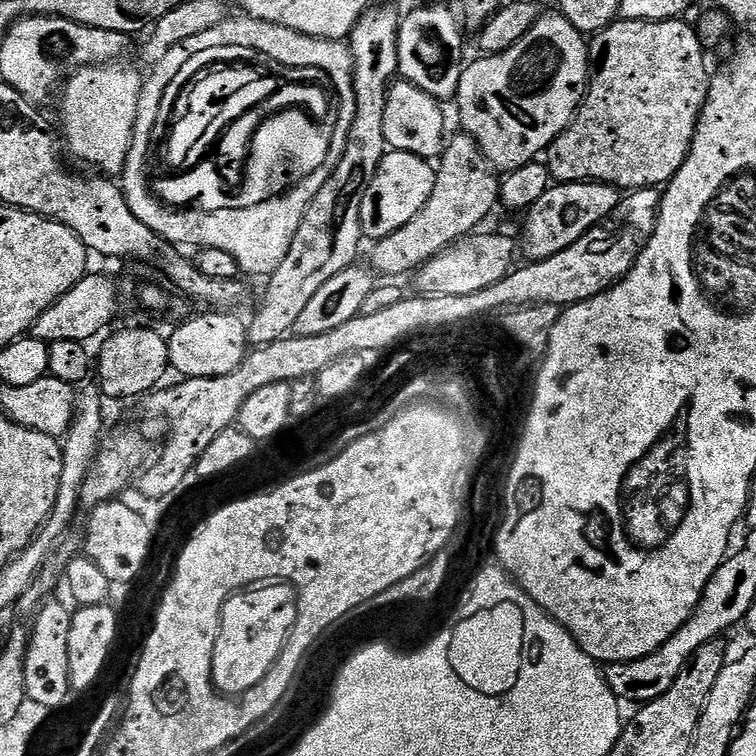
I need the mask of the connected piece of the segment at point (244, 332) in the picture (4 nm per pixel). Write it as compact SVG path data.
M208 310L205 316L196 316L173 330L168 341L168 362L173 373L181 372L181 377L218 378L222 374L230 374L230 370L238 370L250 351L248 329L245 321L231 316L228 310Z

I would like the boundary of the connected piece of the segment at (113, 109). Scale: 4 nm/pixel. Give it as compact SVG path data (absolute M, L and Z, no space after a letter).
M109 62L73 71L63 85L64 97L60 100L60 116L64 119L62 140L71 159L73 156L84 164L93 164L96 167L93 169L104 174L124 171L134 122L138 118L138 98L144 86L141 73L122 65L120 62Z

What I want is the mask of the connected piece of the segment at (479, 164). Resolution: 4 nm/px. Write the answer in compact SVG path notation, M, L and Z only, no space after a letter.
M463 130L457 133L453 140L451 137L445 143L444 151L438 157L434 190L430 198L426 198L426 206L422 206L422 210L418 210L406 226L371 245L371 267L377 273L385 272L388 278L415 273L442 250L473 235L481 227L479 224L498 208L501 177L482 154L478 142L474 142L474 138Z

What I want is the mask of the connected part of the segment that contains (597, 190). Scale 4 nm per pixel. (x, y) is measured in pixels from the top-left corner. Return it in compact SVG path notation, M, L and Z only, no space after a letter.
M581 182L578 184L553 183L534 202L534 206L527 209L524 220L524 240L522 236L522 252L529 261L550 258L559 251L574 245L592 228L599 228L605 223L607 216L611 217L622 199L621 189L613 184L598 184L595 182Z

